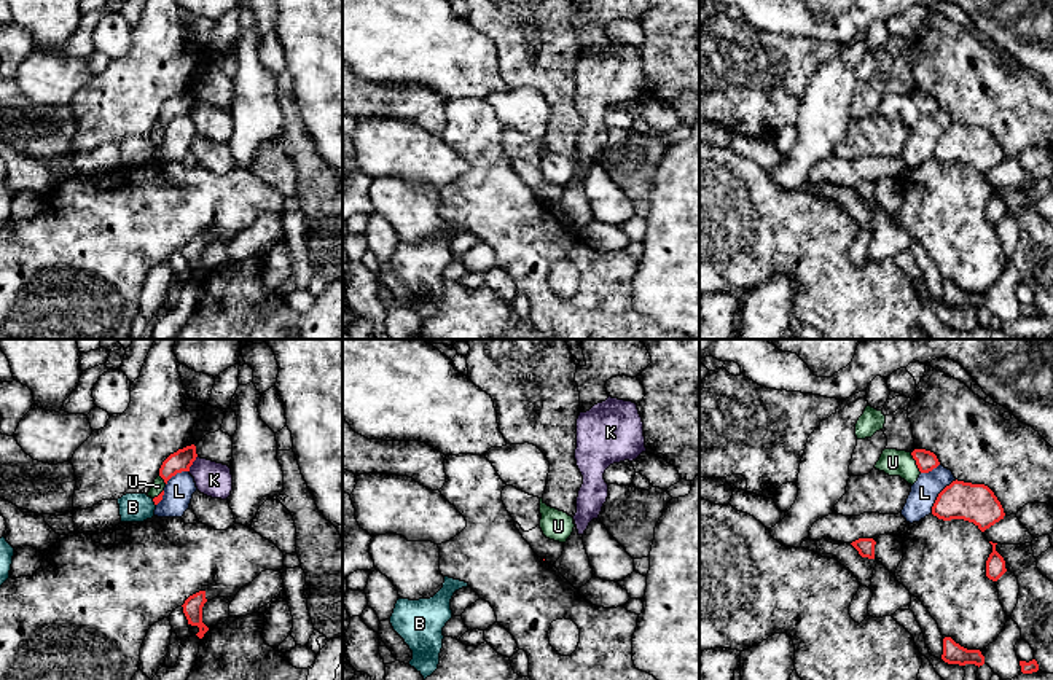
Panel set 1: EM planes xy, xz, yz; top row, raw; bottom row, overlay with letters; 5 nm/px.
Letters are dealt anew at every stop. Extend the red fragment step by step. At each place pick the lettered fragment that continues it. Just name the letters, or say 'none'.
none

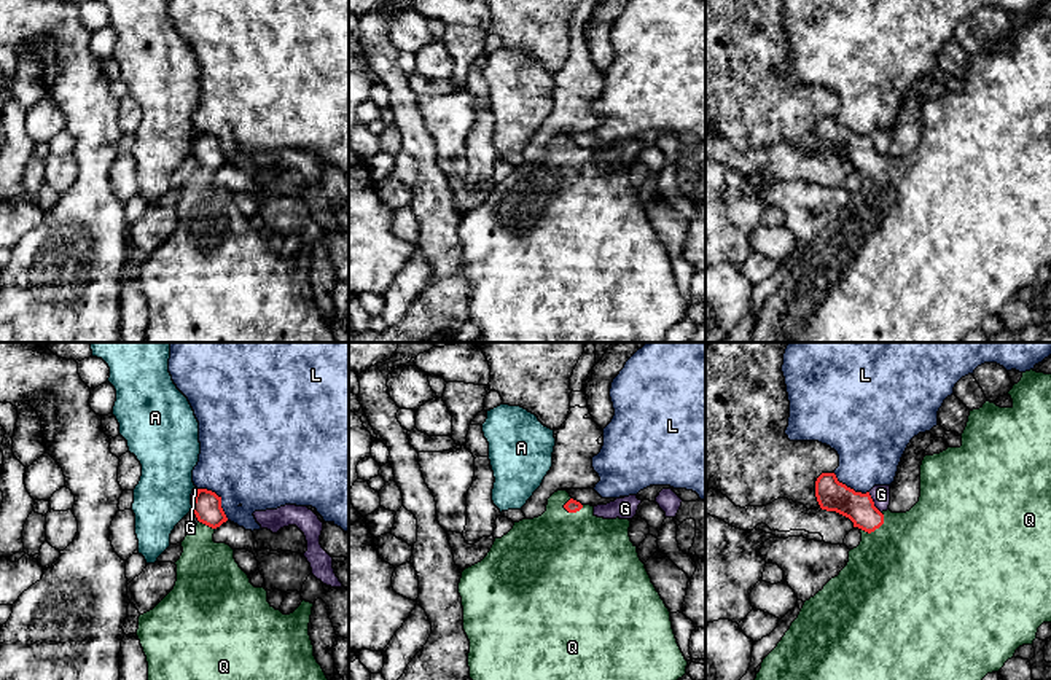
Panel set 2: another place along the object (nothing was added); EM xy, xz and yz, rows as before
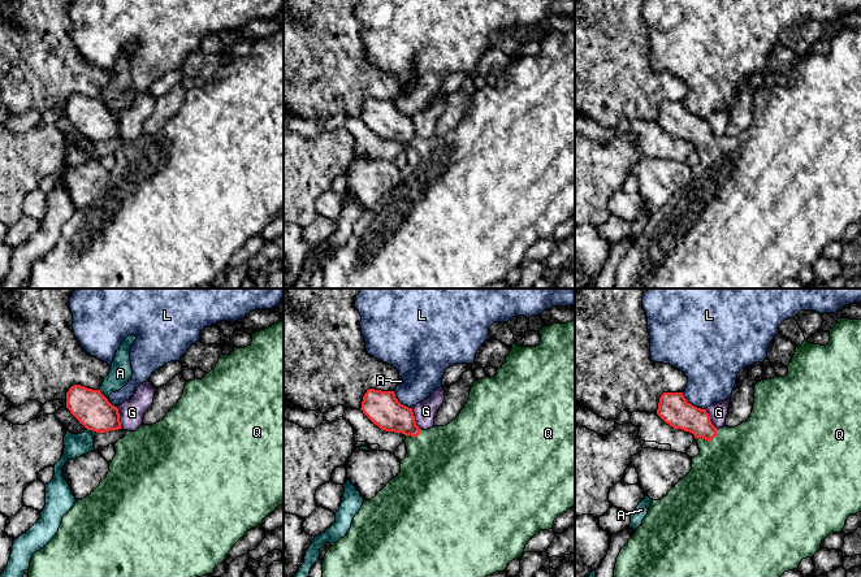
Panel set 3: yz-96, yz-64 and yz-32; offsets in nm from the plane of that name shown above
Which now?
Q

